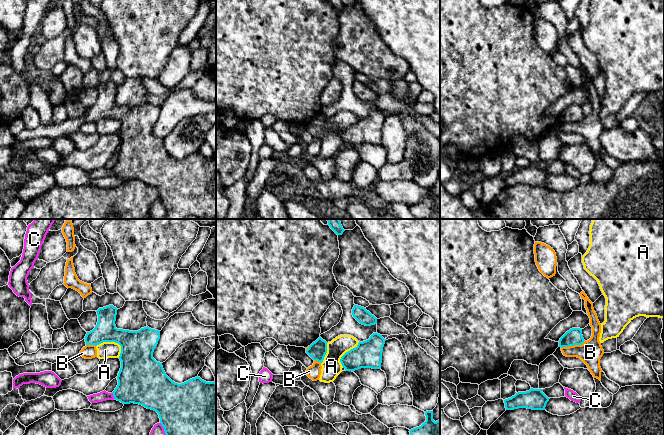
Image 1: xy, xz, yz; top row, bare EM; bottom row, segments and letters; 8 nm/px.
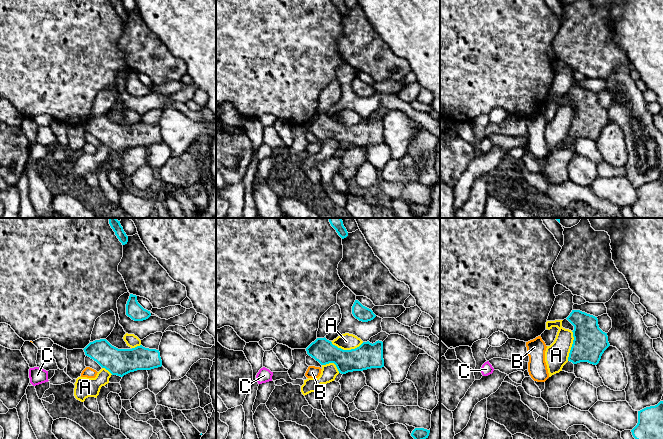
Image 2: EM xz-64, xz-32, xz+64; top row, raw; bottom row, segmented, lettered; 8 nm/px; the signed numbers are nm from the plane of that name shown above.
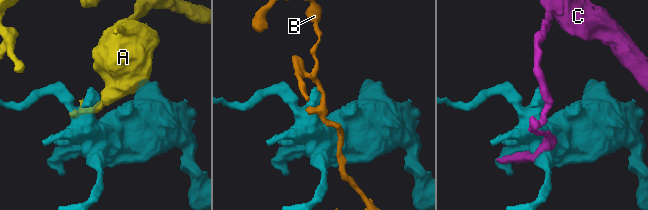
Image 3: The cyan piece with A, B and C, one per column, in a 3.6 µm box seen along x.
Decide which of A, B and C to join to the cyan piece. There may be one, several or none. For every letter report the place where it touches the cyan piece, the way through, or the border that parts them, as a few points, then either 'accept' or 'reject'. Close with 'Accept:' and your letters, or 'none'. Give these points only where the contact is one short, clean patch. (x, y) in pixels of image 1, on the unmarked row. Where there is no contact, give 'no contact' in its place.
A: meets cyan in xy at (111, 117); reject
B: meets cyan in yz at (573, 121); border along yz (584, 116), (581, 120), (563, 122), (561, 124); reject
C: meets cyan in xy at (113, 171); reject
Accept: none

